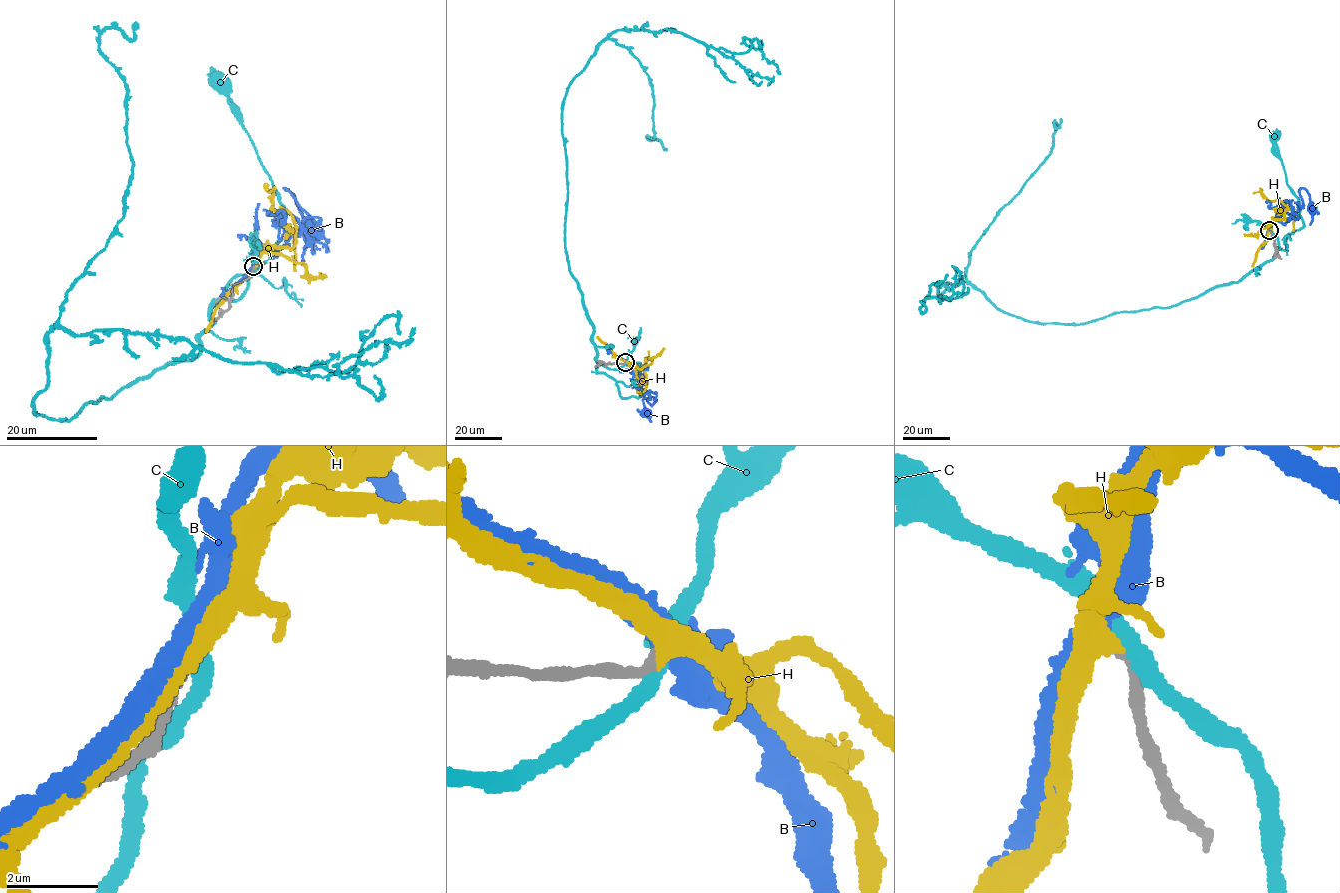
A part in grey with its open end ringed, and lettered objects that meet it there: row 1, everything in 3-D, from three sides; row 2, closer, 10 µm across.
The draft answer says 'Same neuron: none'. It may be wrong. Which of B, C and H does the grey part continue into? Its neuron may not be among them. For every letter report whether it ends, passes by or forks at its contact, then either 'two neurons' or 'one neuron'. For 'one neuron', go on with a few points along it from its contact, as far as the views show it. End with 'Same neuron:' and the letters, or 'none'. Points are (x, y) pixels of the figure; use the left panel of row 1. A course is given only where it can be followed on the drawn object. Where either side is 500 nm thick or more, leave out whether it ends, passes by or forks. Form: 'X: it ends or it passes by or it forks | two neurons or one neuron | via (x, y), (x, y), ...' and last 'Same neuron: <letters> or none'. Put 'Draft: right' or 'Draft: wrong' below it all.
B: it passes by | one neuron | via (254, 266), (257, 254), (264, 247), (276, 254), (306, 217), (319, 218), (317, 224), (284, 188), (311, 230)
C: it passes by | two neurons
H: it passes by | two neurons
Same neuron: B
Draft: wrong

